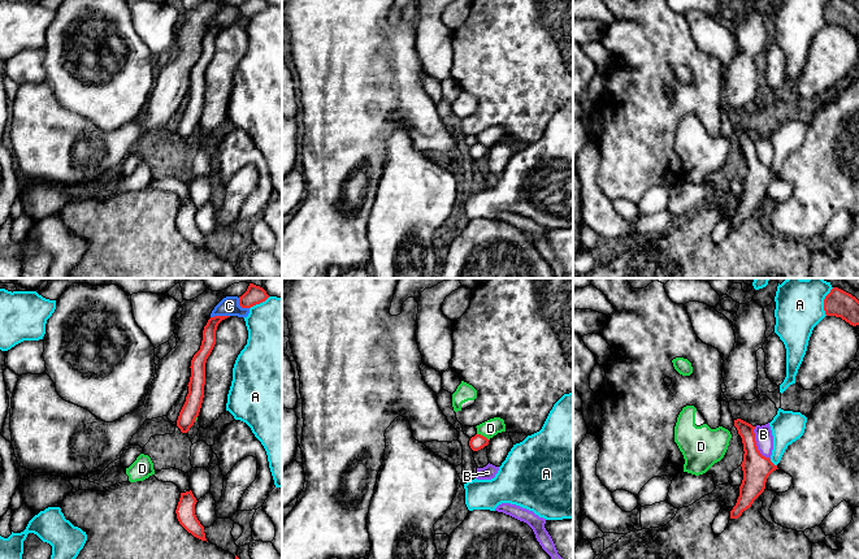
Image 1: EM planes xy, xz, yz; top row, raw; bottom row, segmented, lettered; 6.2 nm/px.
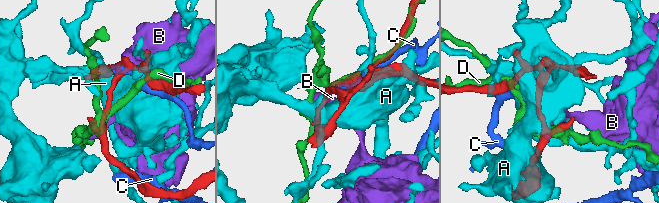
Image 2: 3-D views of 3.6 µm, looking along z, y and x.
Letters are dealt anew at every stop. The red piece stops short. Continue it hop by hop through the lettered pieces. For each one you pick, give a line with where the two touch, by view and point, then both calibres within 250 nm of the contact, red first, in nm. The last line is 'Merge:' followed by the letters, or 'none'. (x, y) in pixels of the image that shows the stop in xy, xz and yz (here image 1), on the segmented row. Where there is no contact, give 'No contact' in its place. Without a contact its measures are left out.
Merge: none

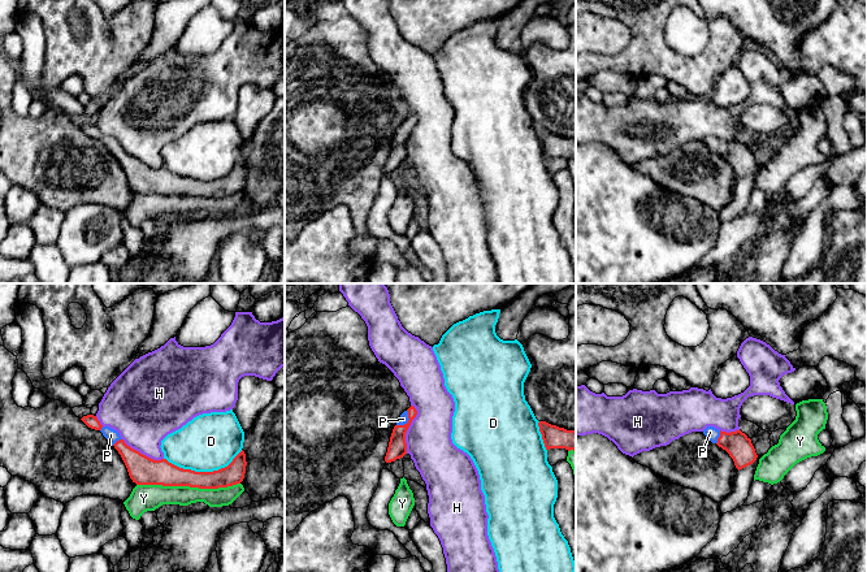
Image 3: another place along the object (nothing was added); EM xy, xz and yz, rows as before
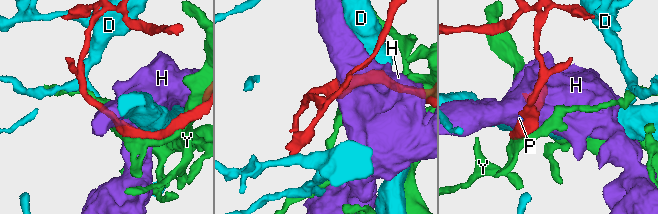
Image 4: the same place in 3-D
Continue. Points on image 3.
P: Touches red at xz (408, 421). Thickness 120 nm (red) against 60 nm
Merge: P

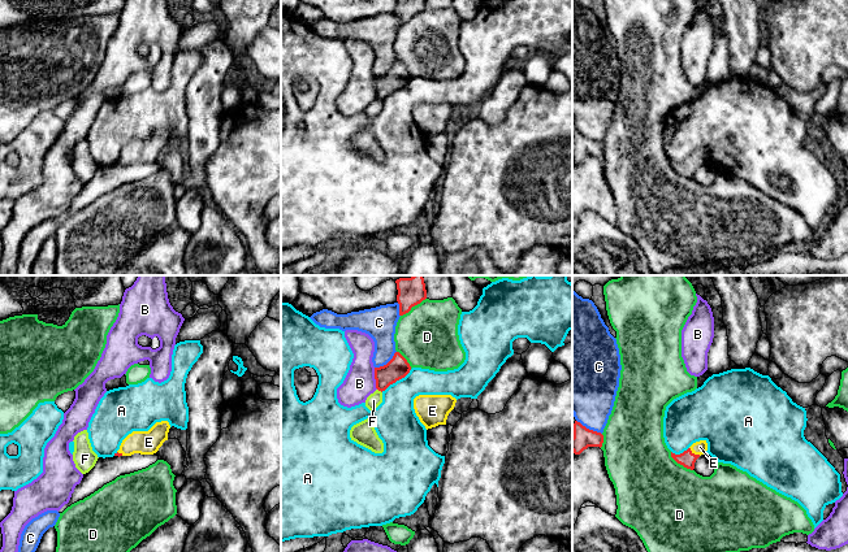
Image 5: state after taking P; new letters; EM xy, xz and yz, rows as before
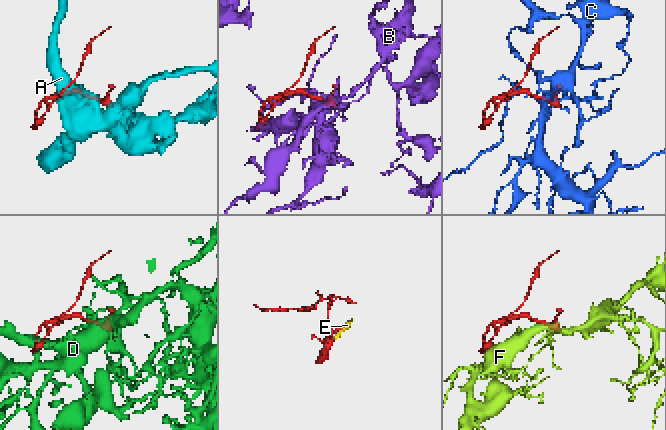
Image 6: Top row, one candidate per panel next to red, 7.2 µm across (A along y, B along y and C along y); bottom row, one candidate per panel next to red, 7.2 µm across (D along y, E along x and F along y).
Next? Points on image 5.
E: Touches red at yz (693, 453). Thickness 100 nm (red) against 80 nm
Merge: E

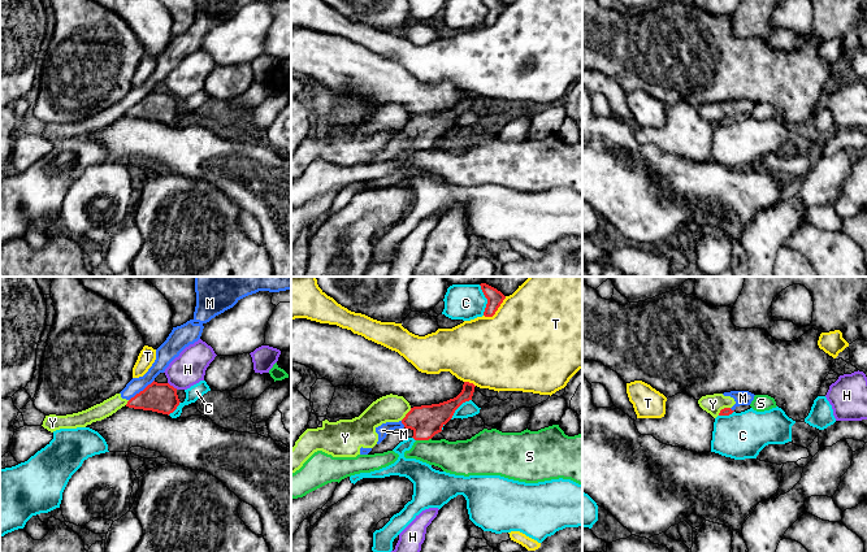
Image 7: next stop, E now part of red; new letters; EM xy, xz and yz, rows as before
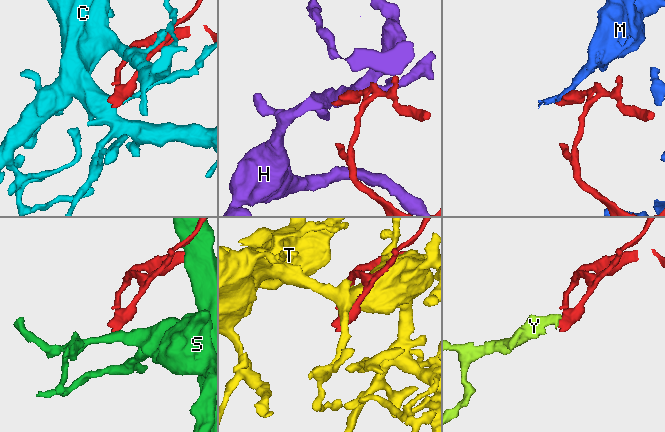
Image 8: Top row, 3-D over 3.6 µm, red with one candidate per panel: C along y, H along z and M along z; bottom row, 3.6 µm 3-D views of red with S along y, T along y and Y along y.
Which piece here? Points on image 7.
Merge: none

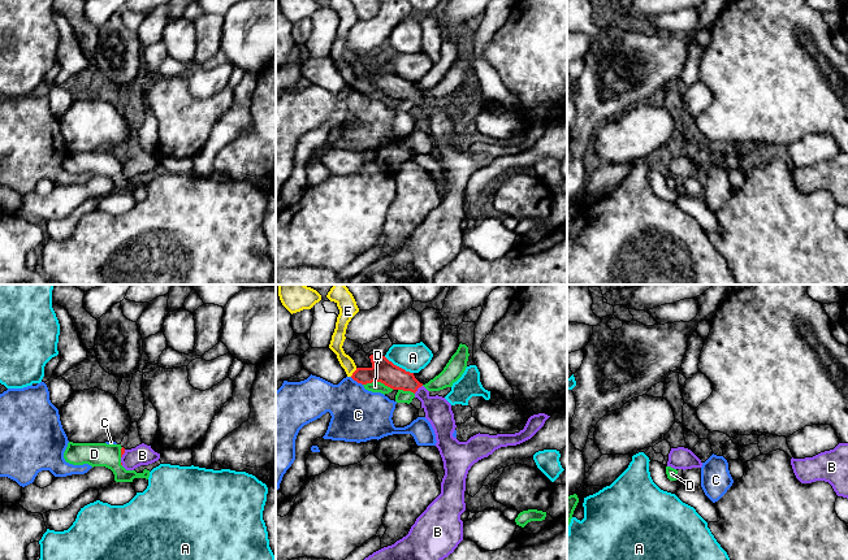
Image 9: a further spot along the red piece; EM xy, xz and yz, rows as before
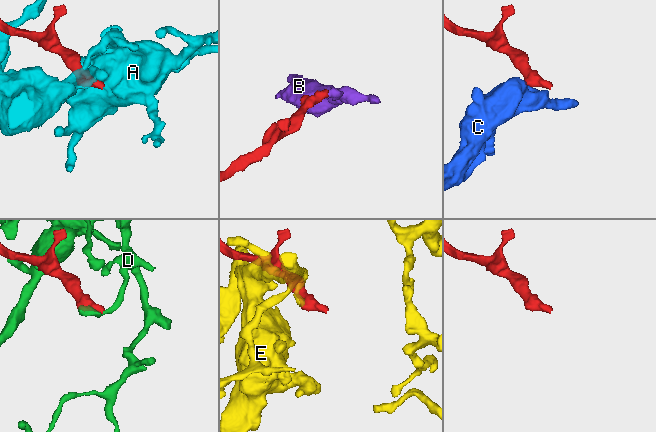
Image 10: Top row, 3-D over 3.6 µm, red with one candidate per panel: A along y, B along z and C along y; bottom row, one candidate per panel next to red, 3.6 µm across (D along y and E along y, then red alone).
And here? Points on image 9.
B: Touches red at xz (418, 387). Thickness 150 nm (red) against 160 nm
Merge: B

